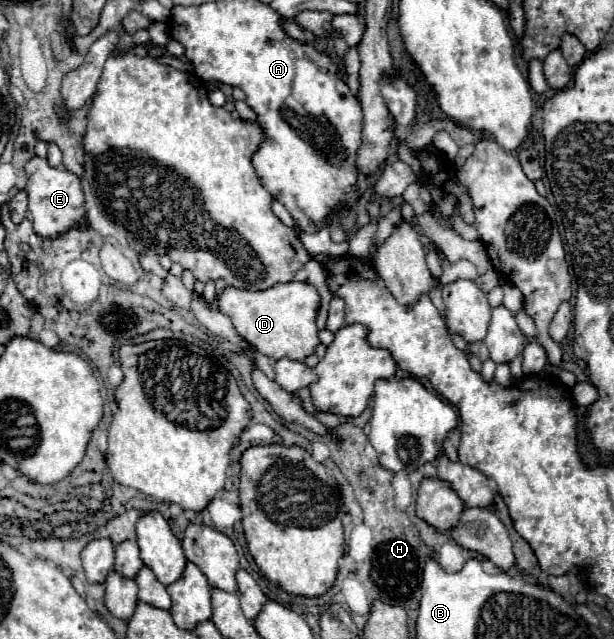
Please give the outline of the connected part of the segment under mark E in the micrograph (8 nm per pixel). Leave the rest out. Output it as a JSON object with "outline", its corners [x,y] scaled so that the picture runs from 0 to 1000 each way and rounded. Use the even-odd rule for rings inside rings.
{"outline":[[[49,247],[42,254],[42,275],[46,275],[46,332],[55,347],[55,360],[65,369],[91,369],[107,363],[117,354],[134,354],[137,338],[137,300],[130,291],[127,275],[104,263],[85,263],[75,247]]]}

